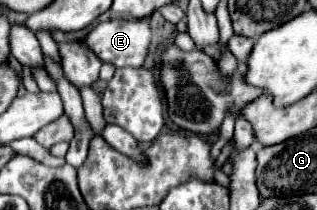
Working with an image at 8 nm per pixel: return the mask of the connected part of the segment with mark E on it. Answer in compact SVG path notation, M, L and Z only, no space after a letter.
M139 19L139 21L105 21L99 23L85 39L83 43L87 45L87 49L91 49L103 63L111 63L113 67L141 67L145 61L145 55L149 51L149 43L151 43L151 29L149 29L149 21L147 19Z

